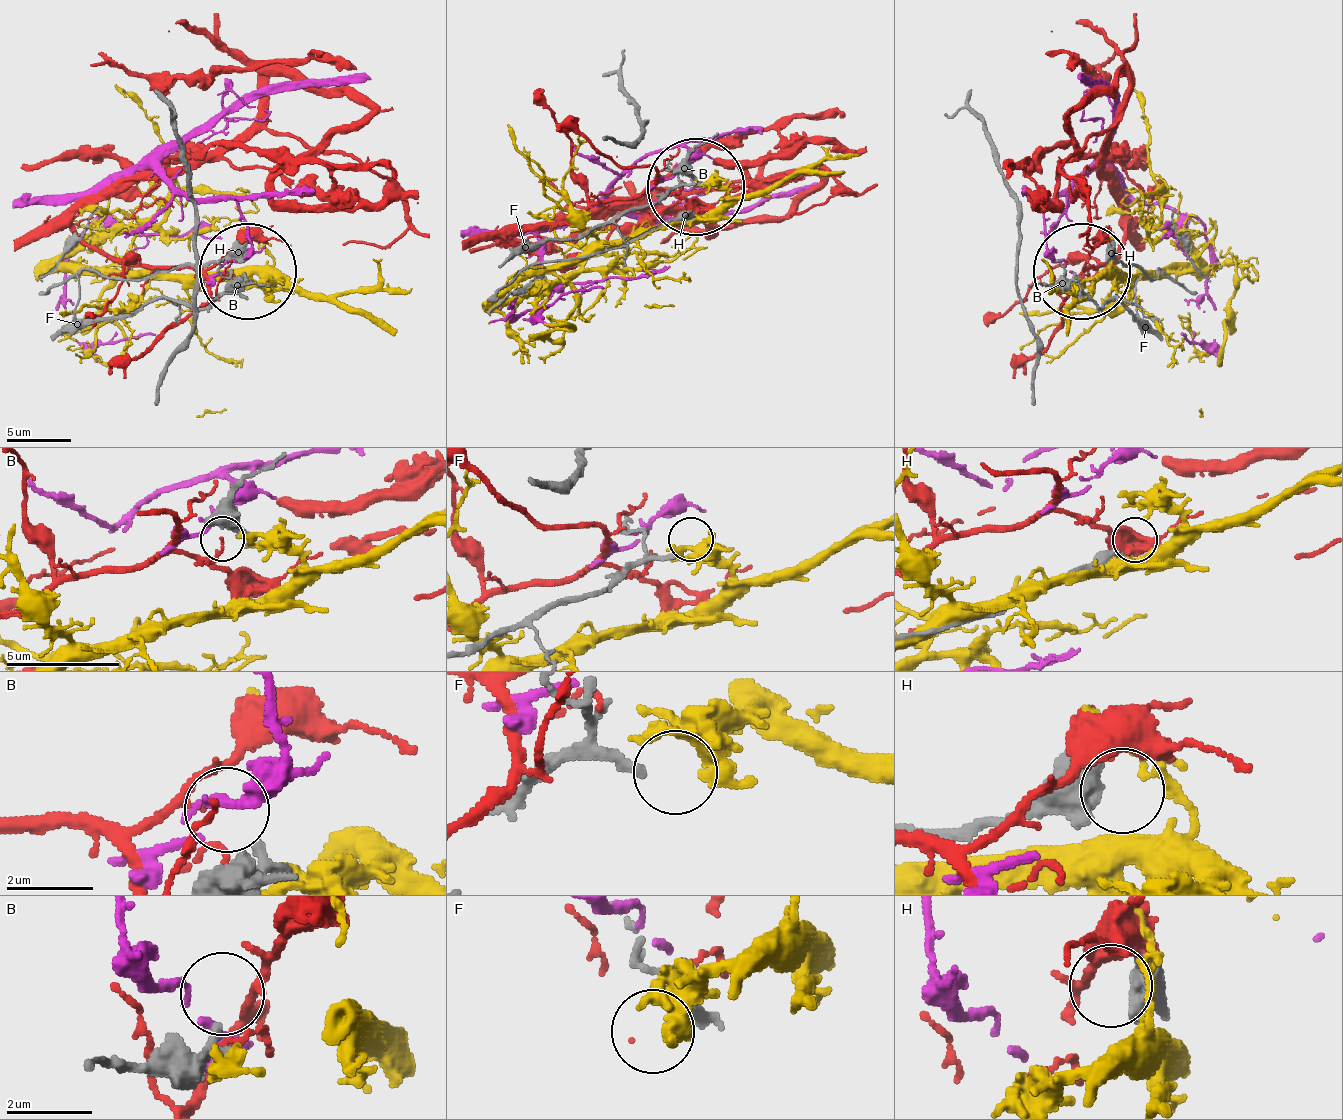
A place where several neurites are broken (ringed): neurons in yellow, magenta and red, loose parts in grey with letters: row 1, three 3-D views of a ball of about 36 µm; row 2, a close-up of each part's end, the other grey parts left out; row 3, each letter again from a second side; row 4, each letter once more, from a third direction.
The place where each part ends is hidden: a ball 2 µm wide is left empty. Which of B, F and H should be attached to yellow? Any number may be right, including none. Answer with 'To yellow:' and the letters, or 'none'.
To yellow: none

